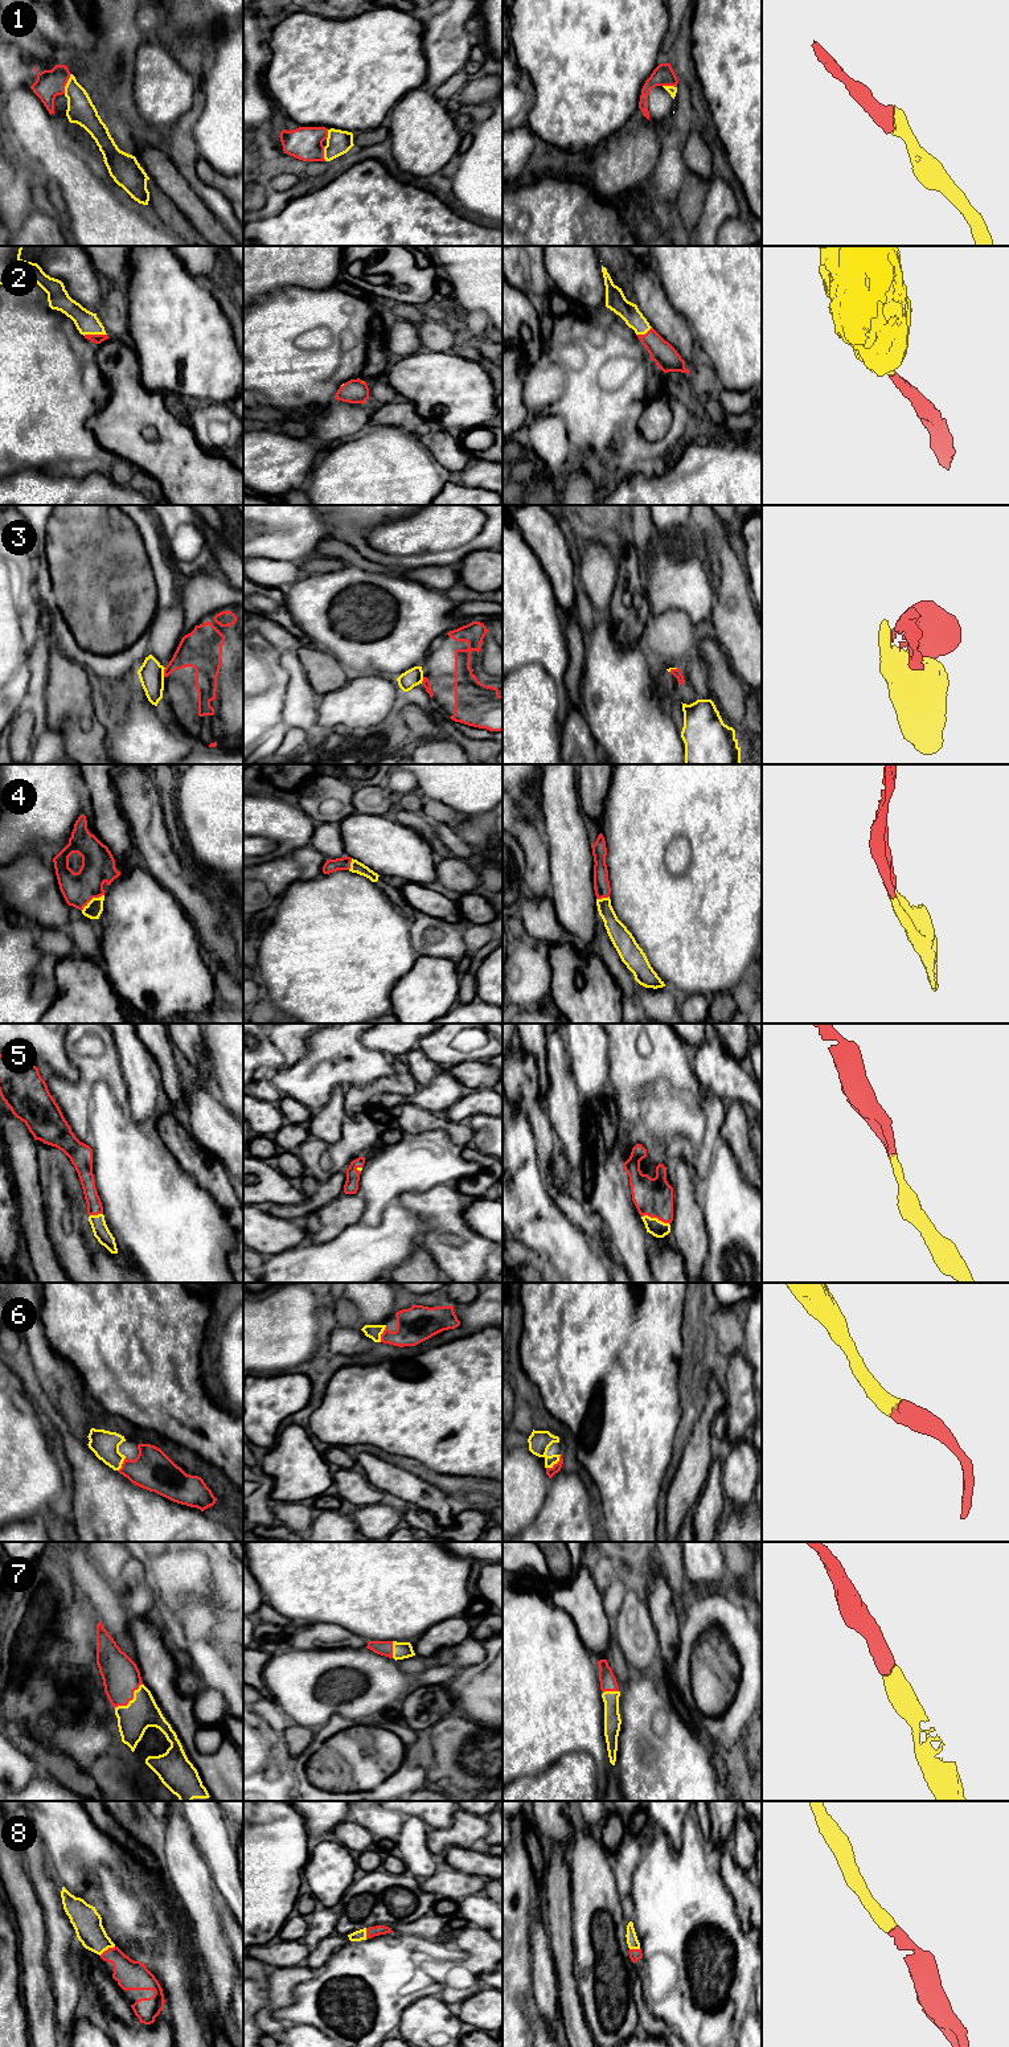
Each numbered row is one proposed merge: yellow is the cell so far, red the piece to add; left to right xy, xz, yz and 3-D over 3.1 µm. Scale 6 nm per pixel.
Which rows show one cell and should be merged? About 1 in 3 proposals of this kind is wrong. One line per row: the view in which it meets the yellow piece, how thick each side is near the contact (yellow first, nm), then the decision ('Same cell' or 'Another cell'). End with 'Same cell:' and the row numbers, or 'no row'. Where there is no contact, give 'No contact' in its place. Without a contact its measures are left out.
1: Touches yellow in xy. Thickness 160 nm (yellow) against 170 nm. Same cell
2: Touches yellow in xy. Thickness 140 nm (yellow) against 60 nm. Same cell
3: Touches yellow in xy. Thickness 160 nm (yellow) against 220 nm. Another cell
4: Touches yellow in xy. Thickness 100 nm (yellow) against 200 nm. Same cell
5: Touches yellow in yz. Thickness 100 nm (yellow) against 240 nm. Same cell
6: Touches yellow in yz. Thickness 130 nm (yellow) against 60 nm. Same cell
7: Touches yellow in xy. Thickness 200 nm (yellow) against 220 nm. Same cell
8: Touches yellow in xy. Thickness 180 nm (yellow) against 180 nm. Same cell
Same cell: 1, 2, 4, 5, 6, 7, 8

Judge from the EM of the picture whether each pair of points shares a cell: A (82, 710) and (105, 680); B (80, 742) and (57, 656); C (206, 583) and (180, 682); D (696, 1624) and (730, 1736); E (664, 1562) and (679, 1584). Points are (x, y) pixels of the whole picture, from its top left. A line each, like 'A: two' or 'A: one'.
A: two
B: one
C: one
D: one
E: one

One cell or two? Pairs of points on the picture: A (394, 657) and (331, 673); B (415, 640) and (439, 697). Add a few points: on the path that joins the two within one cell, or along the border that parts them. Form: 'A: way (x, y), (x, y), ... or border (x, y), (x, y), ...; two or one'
A: border (323, 648), (351, 675); two
B: border (443, 636), (421, 665); two

